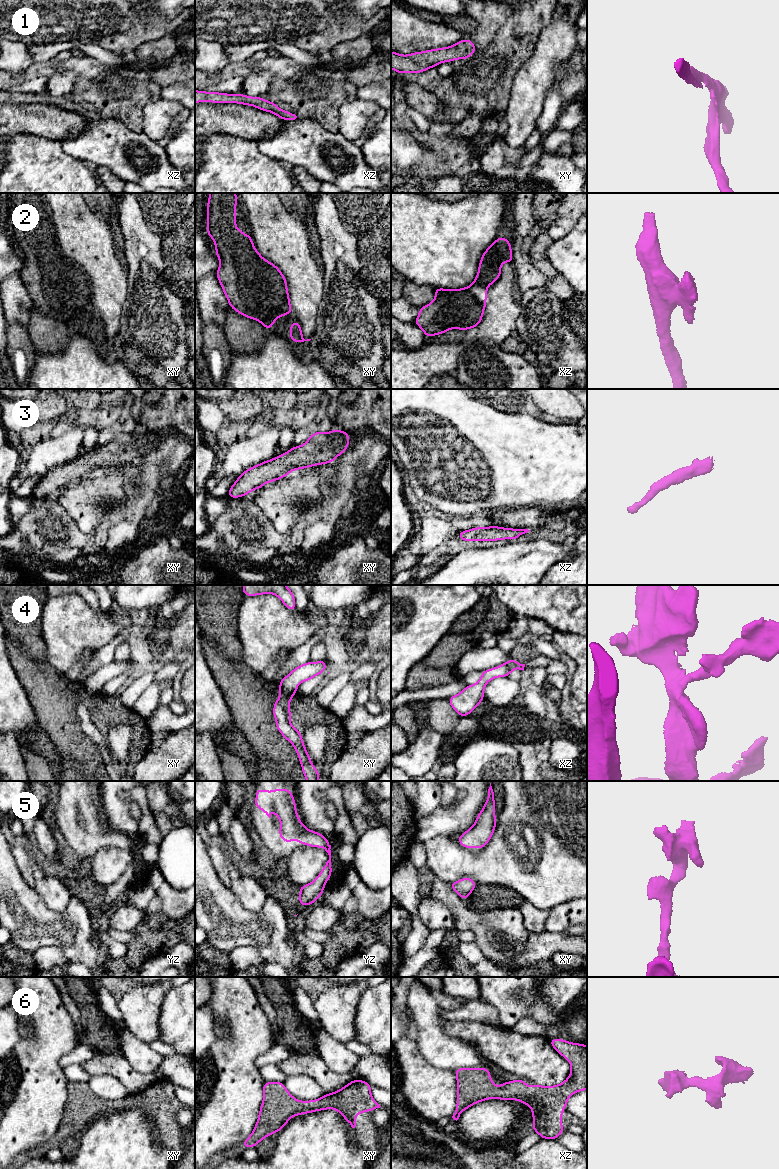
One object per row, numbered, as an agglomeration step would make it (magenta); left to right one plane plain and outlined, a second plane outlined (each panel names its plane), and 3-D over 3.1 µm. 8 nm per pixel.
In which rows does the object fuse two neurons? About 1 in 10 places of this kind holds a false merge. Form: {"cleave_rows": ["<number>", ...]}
{"cleave_rows": []}

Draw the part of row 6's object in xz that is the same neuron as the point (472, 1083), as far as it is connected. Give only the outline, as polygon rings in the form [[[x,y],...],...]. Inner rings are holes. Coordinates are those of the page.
[[[557,1038],[550,1039],[549,1042],[571,1065],[571,1073],[563,1083],[554,1086],[527,1086],[523,1079],[519,1079],[503,1082],[497,1087],[491,1079],[488,1067],[457,1068],[454,1070],[458,1088],[457,1106],[452,1118],[457,1121],[464,1110],[483,1100],[517,1100],[532,1108],[533,1127],[531,1130],[537,1132],[542,1139],[554,1140],[564,1133],[562,1113],[567,1106],[567,1100],[574,1093],[587,1090],[587,1046],[583,1043],[572,1043]]]

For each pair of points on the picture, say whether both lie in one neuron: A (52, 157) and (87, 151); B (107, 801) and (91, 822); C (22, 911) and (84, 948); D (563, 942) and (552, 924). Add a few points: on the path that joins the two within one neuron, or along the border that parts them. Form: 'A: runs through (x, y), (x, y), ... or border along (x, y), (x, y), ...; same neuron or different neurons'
A: border along (61, 142), (61, 148), (66, 153), (82, 161); different neurons
B: border along (95, 791), (102, 818), (114, 829); different neurons
C: runs through (37, 926), (63, 929), (69, 933); same neuron
D: border along (546, 930), (549, 932), (563, 932); different neurons

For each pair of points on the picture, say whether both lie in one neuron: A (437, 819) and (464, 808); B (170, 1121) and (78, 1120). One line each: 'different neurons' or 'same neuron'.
A: same neuron
B: same neuron

